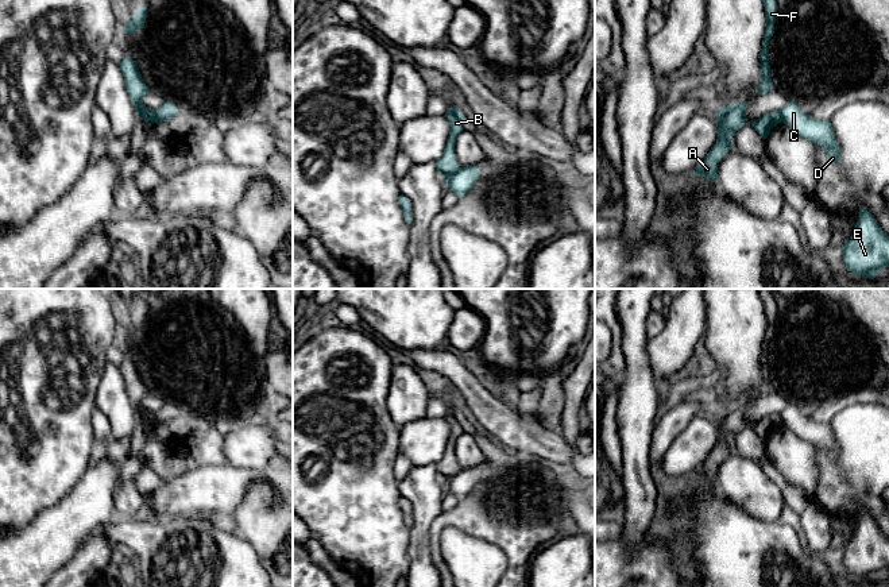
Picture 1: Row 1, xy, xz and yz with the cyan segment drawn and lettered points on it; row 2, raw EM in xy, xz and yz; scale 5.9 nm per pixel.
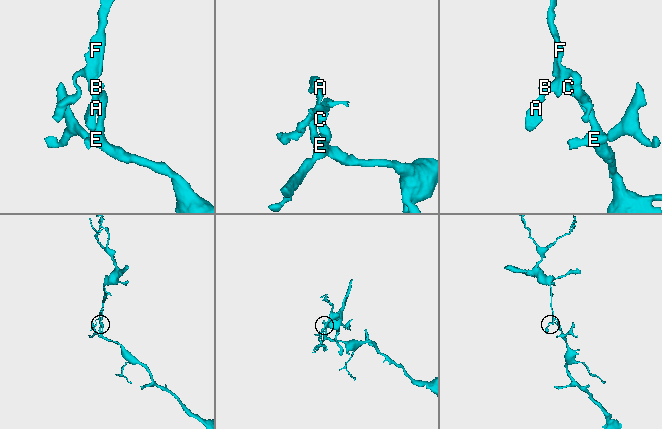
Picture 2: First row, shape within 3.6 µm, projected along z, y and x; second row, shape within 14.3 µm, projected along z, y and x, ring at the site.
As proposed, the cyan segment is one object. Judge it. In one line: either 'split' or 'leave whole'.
split

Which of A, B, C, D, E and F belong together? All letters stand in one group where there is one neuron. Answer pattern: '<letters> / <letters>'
A B F / C D E

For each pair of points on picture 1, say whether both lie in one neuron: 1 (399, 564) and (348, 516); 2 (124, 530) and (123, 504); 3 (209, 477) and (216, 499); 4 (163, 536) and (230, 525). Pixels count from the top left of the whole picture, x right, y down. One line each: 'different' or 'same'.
1: same
2: different
3: same
4: different

